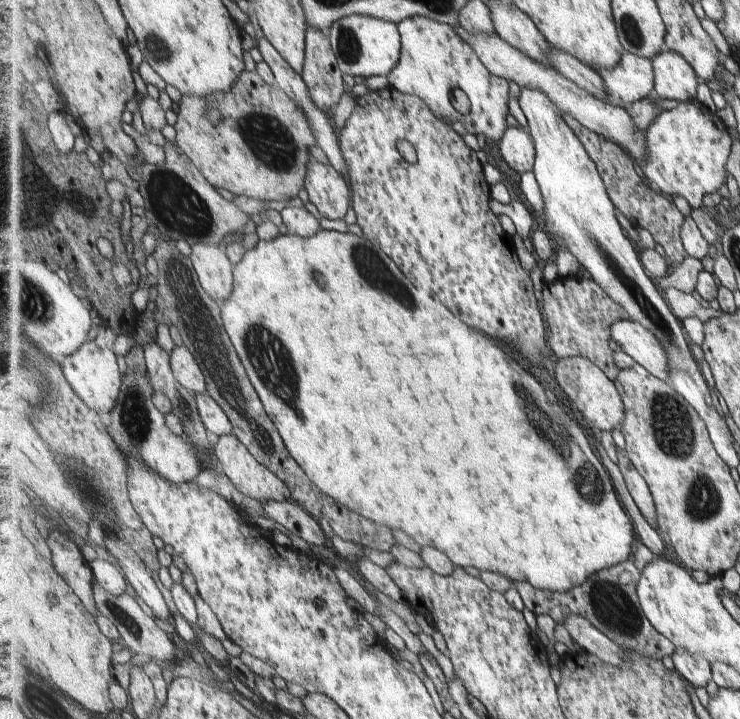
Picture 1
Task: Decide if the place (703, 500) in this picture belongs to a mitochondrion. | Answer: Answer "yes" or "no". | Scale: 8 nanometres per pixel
yes

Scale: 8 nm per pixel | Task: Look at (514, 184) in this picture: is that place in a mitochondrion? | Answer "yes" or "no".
no

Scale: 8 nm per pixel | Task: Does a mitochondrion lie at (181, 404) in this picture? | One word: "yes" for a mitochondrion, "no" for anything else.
yes

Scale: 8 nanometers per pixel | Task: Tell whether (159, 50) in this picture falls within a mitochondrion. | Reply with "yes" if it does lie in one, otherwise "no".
yes

